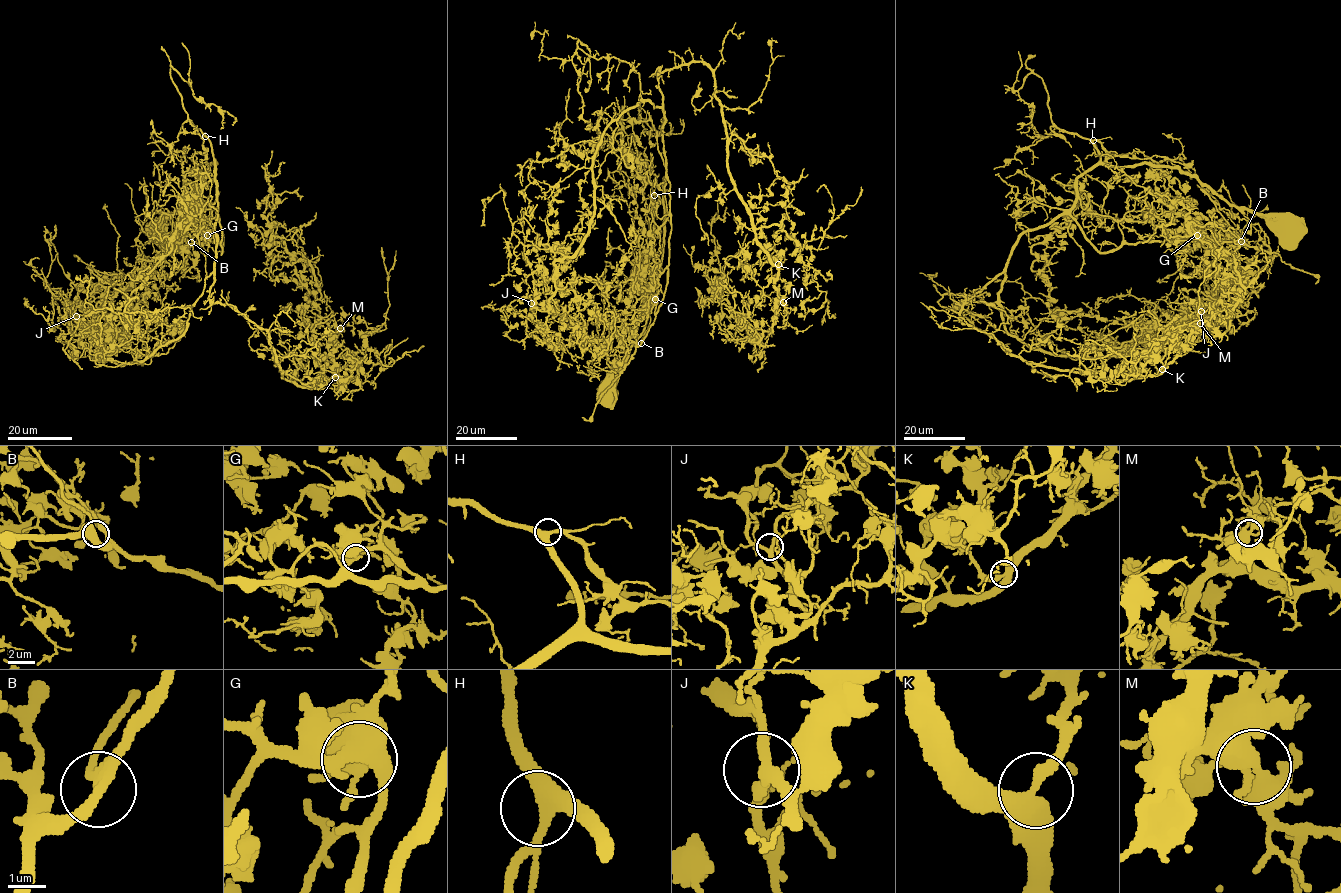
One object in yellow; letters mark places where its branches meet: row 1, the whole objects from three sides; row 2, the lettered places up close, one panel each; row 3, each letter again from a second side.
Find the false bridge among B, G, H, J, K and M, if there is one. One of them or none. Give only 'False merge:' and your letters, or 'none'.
False merge: none

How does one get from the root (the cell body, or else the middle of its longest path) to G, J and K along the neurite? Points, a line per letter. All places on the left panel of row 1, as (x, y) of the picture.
G: (159, 230), (160, 220), (197, 198), (215, 161), (222, 254), (223, 245), (215, 235), (207, 235)
J: (159, 230), (160, 220), (197, 198), (215, 161), (215, 267), (187, 329), (141, 364), (119, 365), (76, 316)
K: (159, 230), (197, 198), (215, 161), (211, 302), (268, 333), (285, 379), (310, 387), (335, 377)

